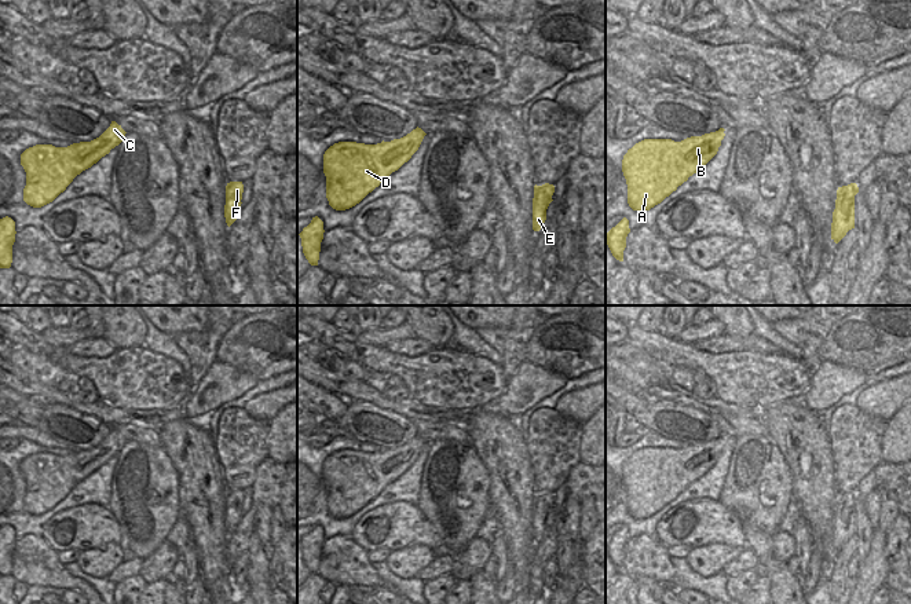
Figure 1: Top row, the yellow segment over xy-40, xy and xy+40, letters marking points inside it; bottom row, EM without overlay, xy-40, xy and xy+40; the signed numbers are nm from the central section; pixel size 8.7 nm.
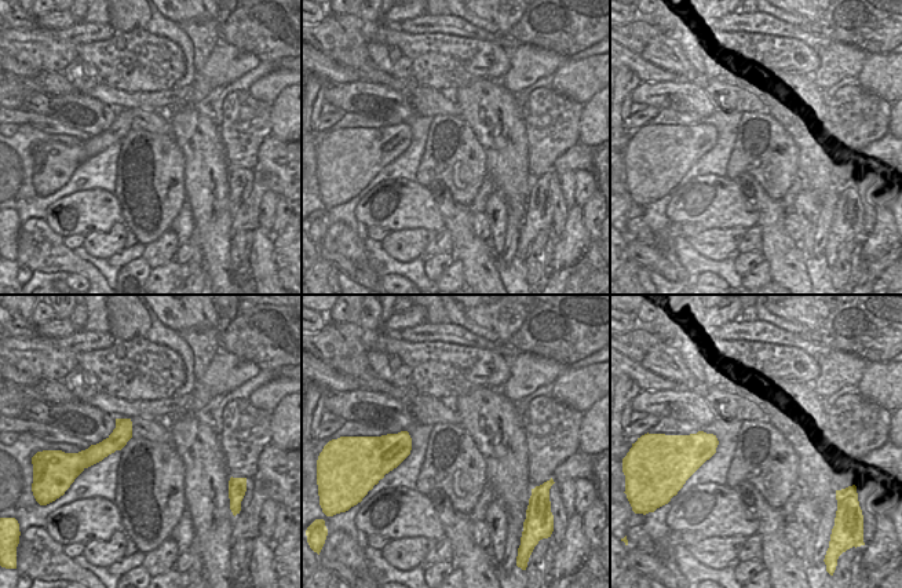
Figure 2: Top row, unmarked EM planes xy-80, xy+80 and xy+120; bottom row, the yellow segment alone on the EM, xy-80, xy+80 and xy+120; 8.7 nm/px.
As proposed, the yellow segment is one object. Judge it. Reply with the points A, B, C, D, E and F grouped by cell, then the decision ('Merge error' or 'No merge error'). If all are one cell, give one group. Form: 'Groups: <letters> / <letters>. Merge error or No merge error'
Groups: A B D / C E F. Merge error.

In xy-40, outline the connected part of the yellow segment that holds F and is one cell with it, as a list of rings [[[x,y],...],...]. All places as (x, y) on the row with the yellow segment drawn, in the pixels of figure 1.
[[[230,182],[226,186],[226,205],[224,205],[224,217],[226,223],[230,227],[238,217],[241,209],[241,199],[244,193],[242,182]]]

